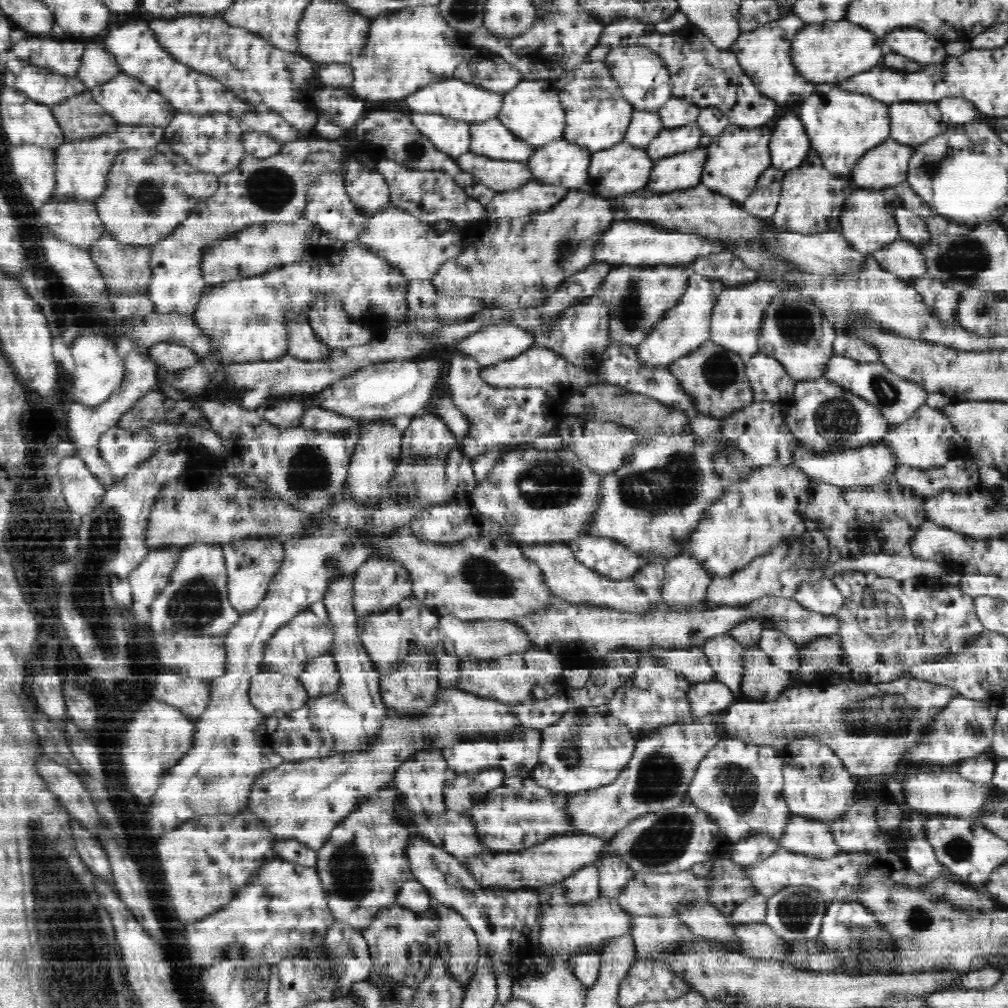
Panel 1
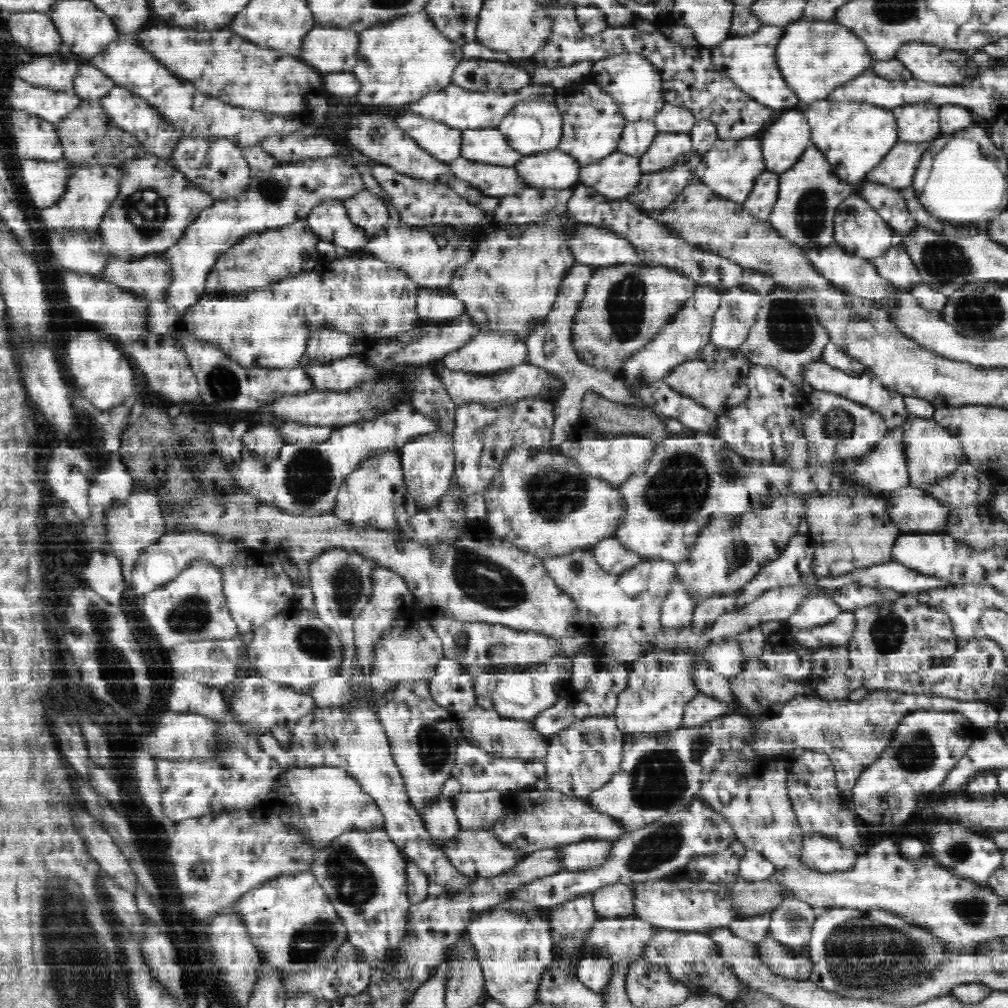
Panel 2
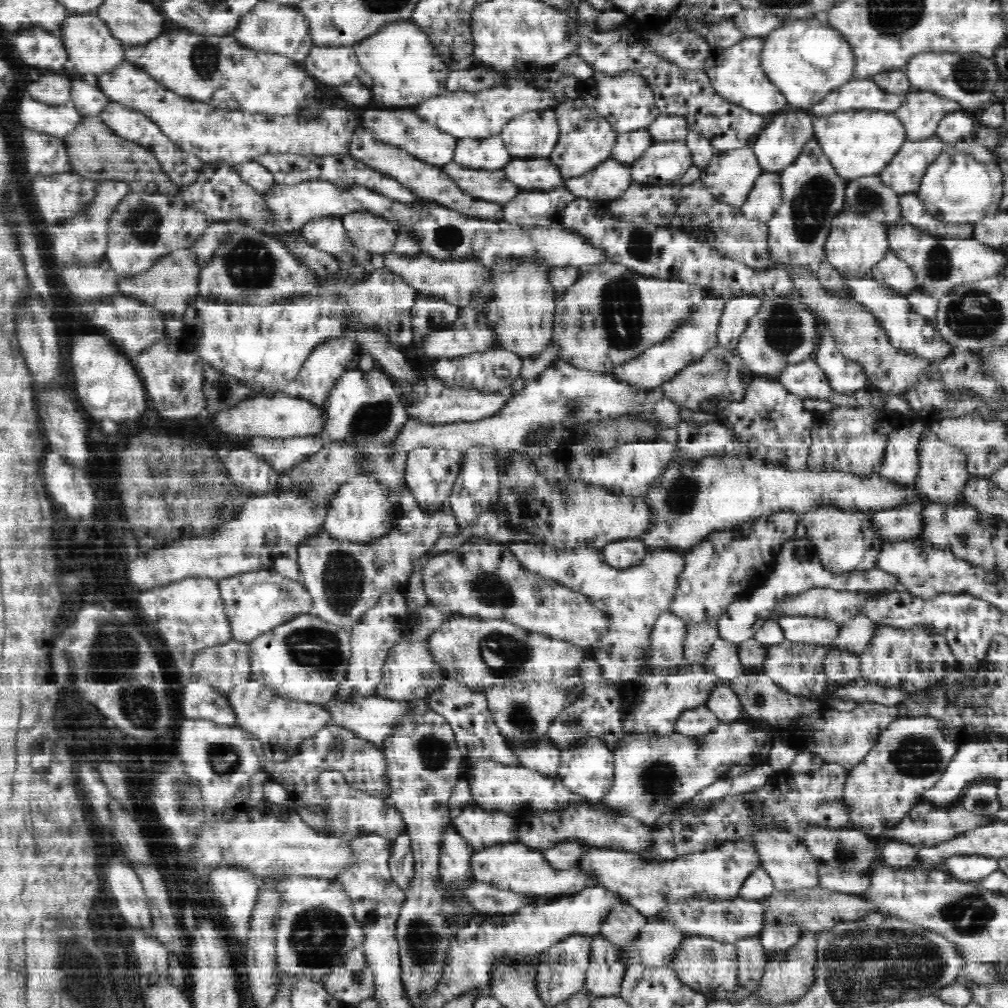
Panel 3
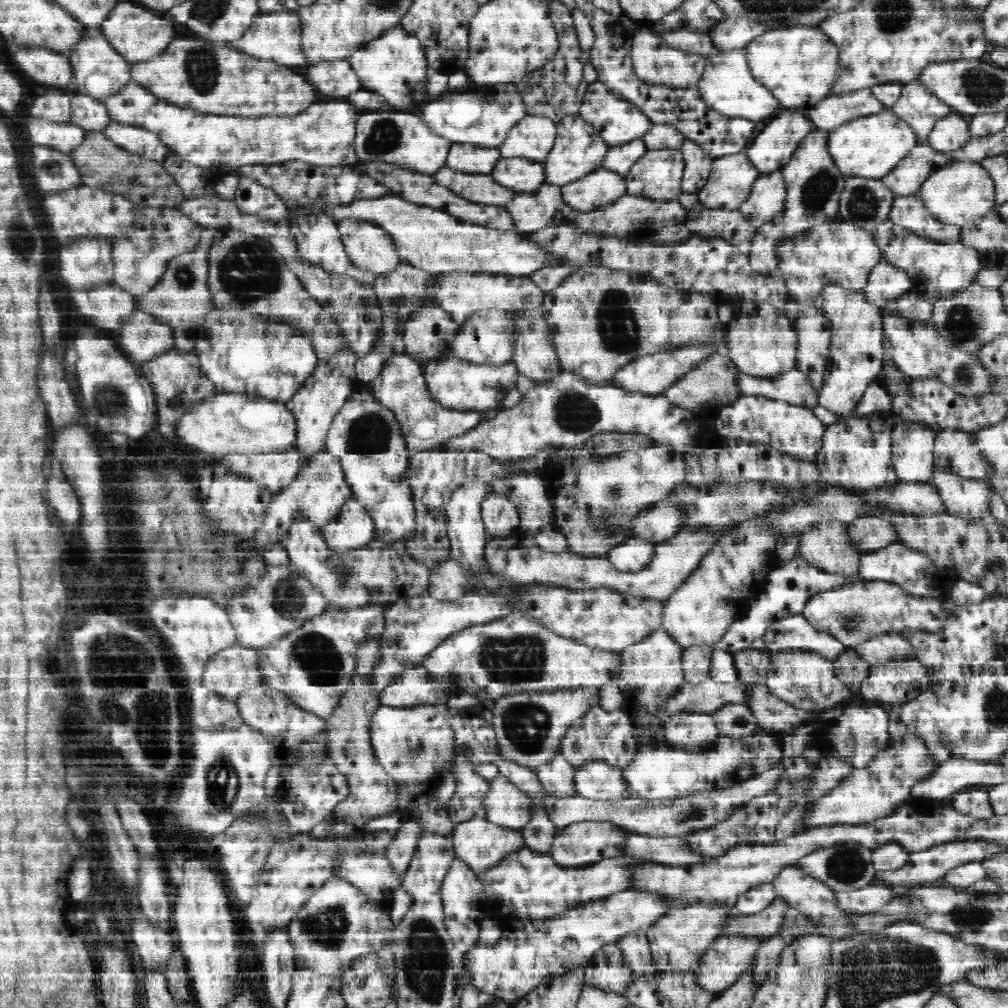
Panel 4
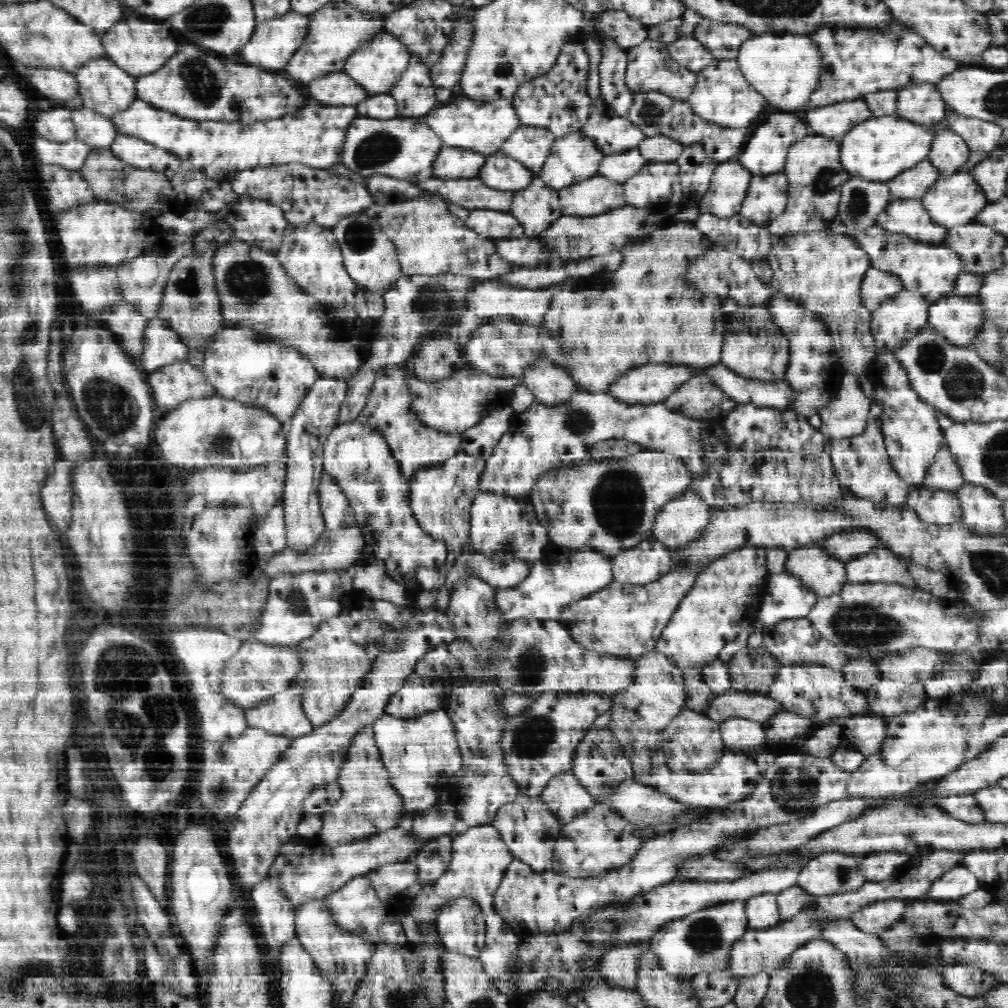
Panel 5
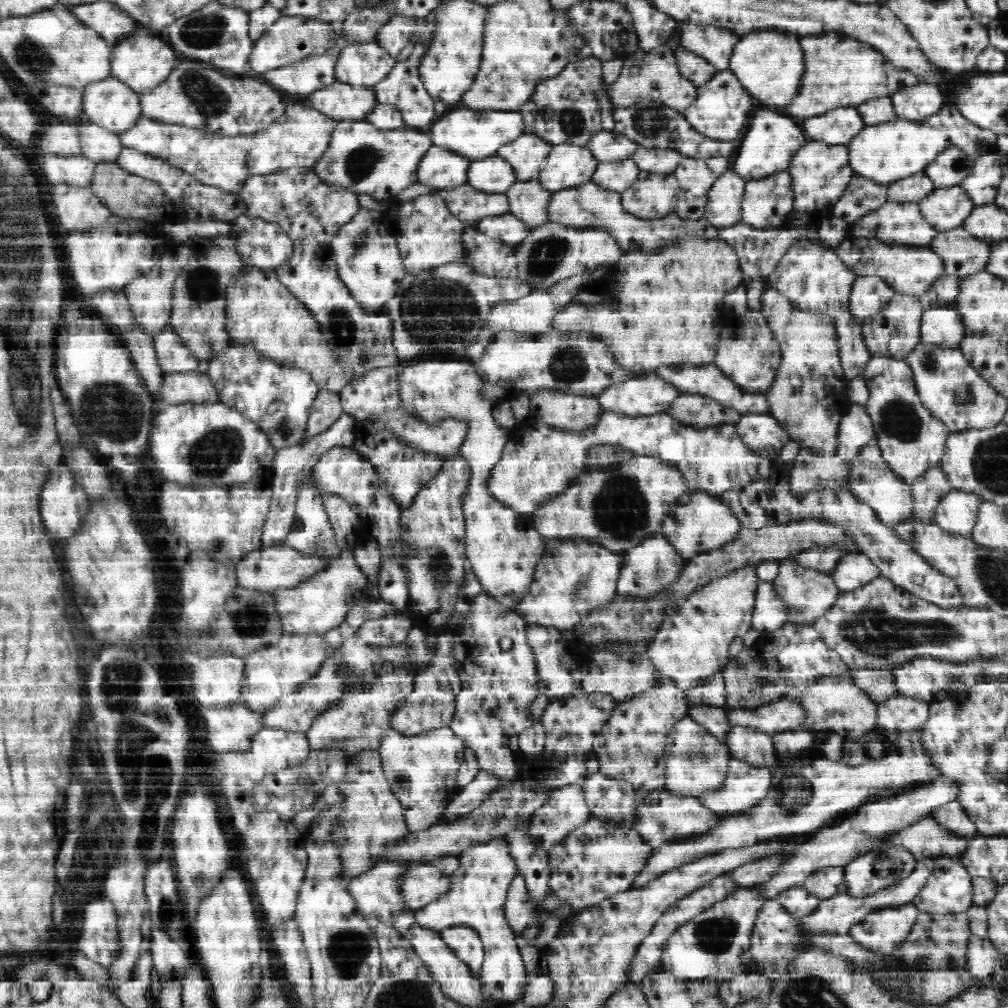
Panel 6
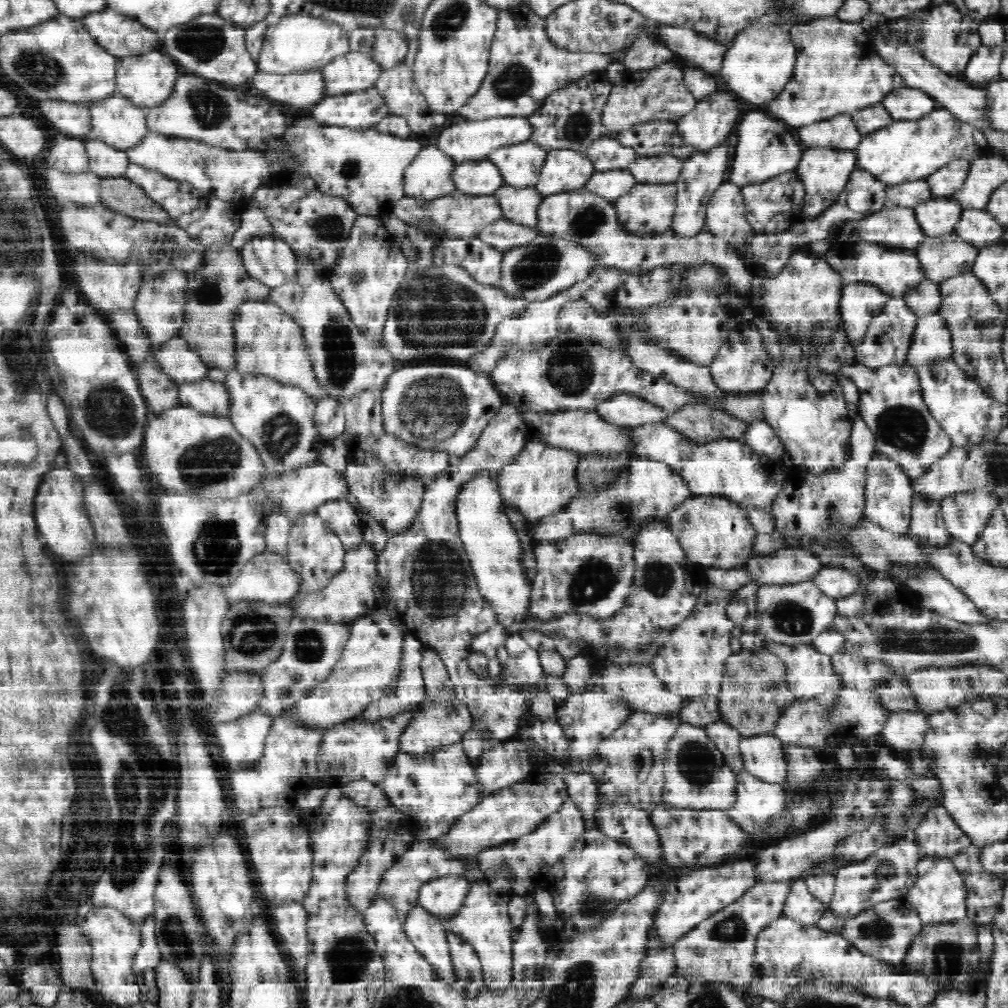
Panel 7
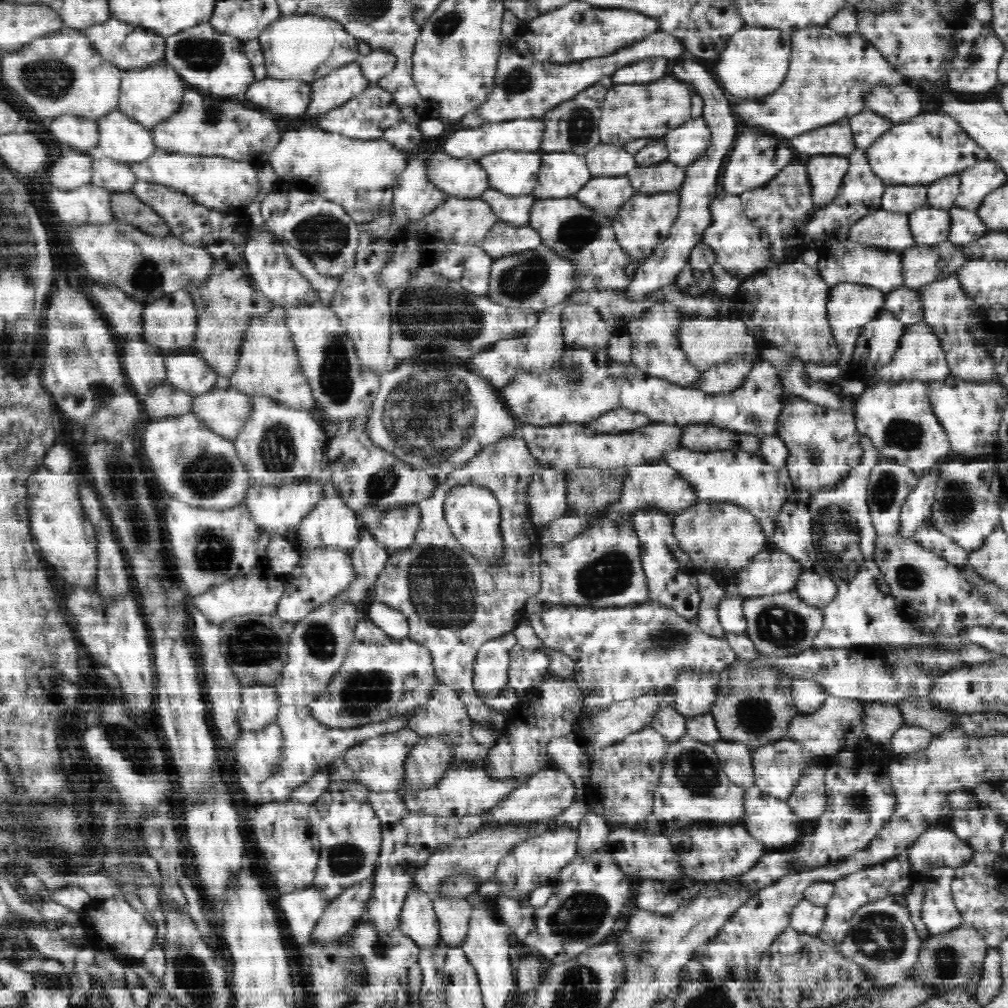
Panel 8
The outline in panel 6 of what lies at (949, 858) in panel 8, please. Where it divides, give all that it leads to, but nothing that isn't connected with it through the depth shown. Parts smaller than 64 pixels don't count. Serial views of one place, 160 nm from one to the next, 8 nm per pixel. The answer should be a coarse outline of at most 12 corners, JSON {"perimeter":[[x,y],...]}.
{"perimeter":[[956,800],[932,816],[954,834],[976,836],[976,825]]}

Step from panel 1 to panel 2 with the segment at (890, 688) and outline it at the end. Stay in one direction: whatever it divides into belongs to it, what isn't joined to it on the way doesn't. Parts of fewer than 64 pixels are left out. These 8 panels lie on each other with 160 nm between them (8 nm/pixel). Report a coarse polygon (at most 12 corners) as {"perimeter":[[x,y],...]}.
{"perimeter":[[872,692],[862,702],[794,697],[754,722],[759,756],[830,756],[850,795],[916,710],[938,696]]}

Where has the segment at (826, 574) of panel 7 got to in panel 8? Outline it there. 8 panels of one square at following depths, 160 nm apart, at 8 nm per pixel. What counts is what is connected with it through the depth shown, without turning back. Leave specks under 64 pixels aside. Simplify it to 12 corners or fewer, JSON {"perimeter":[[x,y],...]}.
{"perimeter":[[806,571],[794,588],[806,605],[826,606],[837,586],[826,574]]}

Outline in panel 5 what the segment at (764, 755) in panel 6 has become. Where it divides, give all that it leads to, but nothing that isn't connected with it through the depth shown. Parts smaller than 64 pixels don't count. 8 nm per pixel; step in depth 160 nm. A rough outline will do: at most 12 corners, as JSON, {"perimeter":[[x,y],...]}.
{"perimeter":[[748,718],[719,723],[730,751],[767,746],[764,727]]}

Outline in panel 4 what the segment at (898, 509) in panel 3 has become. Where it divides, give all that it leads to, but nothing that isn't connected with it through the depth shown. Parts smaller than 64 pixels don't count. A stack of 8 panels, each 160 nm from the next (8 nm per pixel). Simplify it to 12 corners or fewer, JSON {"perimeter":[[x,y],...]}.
{"perimeter":[[877,515],[855,519],[848,527],[862,553],[897,540],[896,526]]}

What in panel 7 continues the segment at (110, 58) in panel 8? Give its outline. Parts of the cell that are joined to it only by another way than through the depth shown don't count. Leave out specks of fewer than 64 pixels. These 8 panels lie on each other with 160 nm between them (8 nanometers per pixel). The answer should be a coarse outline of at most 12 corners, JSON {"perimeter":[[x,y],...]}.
{"perimeter":[[112,8],[82,21],[117,58],[159,50],[160,34]]}

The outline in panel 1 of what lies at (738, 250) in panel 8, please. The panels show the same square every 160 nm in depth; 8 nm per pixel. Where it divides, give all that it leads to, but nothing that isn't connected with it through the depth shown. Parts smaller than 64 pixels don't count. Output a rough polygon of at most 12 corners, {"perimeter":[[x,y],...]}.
{"perimeter":[[729,124],[701,183],[742,204],[771,166],[773,128]]}

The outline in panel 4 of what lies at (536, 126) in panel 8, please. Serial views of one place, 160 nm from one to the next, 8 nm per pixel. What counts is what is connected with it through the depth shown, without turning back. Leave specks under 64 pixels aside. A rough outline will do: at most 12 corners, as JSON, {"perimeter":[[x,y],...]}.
{"perimeter":[[514,83],[454,93],[421,119],[453,143],[497,148],[524,119]]}

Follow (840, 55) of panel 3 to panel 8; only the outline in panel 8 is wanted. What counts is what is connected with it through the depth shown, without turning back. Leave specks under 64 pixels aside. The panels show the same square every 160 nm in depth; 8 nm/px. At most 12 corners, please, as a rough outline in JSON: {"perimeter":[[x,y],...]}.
{"perimeter":[[744,26],[714,77],[738,100],[765,97],[785,79],[791,35]]}

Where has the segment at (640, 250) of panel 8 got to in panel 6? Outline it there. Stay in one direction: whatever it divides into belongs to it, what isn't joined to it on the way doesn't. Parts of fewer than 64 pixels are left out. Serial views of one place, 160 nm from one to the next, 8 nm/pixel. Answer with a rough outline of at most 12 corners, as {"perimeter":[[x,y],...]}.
{"perimeter":[[641,172],[621,193],[624,210],[658,220],[675,212],[674,173]]}

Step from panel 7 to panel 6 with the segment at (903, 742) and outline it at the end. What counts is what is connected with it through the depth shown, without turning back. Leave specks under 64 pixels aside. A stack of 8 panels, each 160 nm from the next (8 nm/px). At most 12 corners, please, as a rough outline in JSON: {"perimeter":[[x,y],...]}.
{"perimeter":[[892,694],[878,703],[877,727],[887,734],[918,732],[930,704]]}

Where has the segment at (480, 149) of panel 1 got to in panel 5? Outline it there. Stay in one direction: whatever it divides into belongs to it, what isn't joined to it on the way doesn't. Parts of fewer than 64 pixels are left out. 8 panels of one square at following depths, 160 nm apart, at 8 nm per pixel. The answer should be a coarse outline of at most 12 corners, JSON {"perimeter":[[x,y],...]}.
{"perimeter":[[443,146],[434,178],[472,178],[486,155]]}

